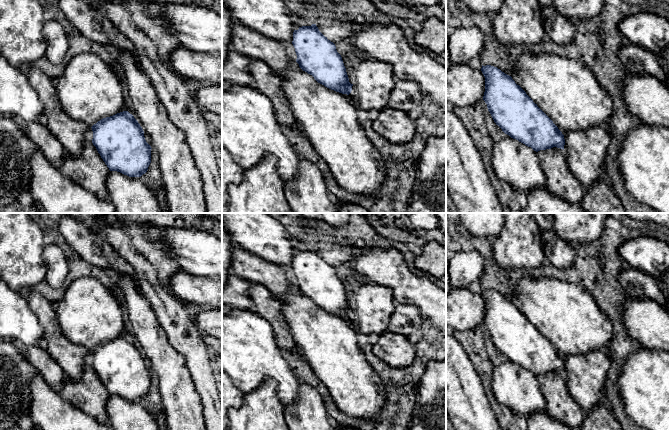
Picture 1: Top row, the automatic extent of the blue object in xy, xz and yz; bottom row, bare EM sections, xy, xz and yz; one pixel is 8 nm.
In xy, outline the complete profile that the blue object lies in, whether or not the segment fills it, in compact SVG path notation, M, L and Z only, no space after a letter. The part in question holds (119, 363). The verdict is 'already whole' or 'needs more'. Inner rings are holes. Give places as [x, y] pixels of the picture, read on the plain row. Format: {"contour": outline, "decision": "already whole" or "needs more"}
{"contour": "M80 277L69 284L63 298L55 305L59 326L64 336L73 344L92 352L92 367L110 395L129 401L141 401L151 387L151 370L146 366L144 355L132 338L124 332L122 308L119 299L95 277Z", "decision": "needs more"}

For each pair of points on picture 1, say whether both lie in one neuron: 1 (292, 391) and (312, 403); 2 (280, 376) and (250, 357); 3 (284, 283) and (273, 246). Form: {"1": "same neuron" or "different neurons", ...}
{"1": "different neurons", "2": "same neuron", "3": "different neurons"}

